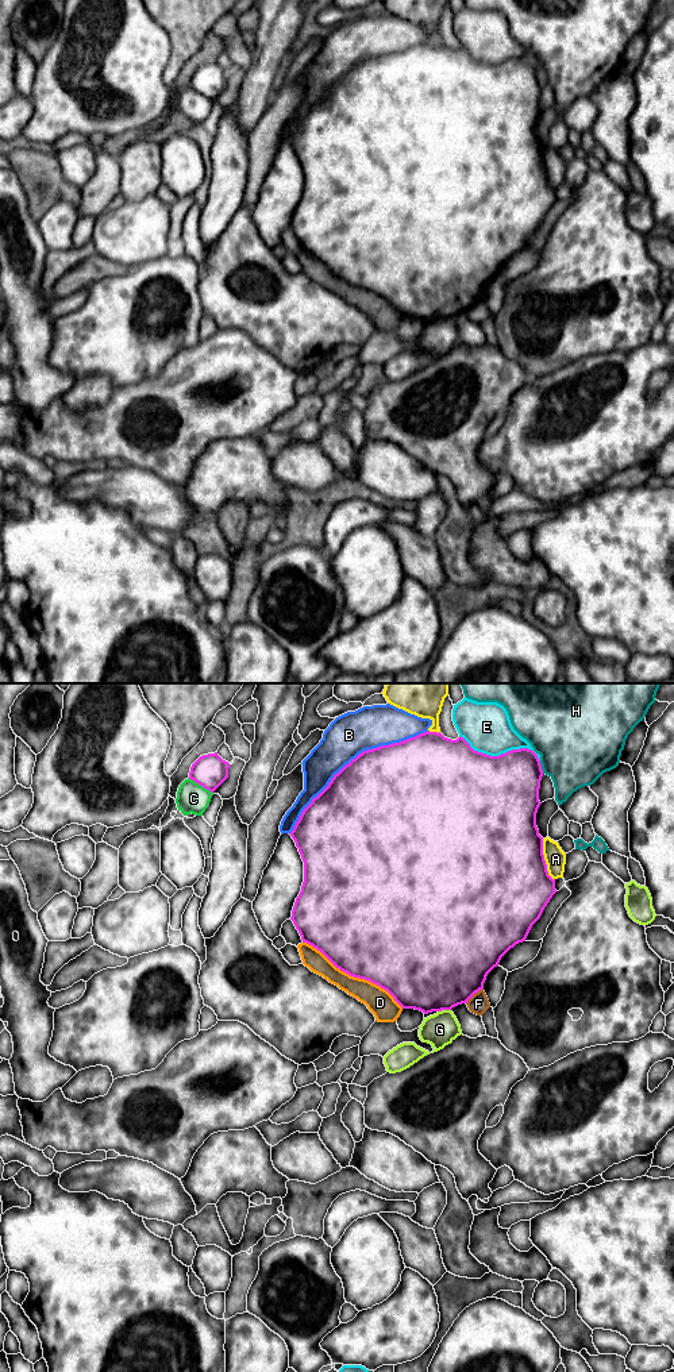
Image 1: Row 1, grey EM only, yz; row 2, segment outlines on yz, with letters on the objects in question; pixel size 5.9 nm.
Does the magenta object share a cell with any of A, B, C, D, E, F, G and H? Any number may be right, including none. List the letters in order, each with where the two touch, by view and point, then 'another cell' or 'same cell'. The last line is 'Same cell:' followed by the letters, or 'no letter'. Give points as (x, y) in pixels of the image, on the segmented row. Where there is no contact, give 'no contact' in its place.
A: contact yz (543, 859); another cell
B: contact yz (353, 759); another cell
C: contact yz (200, 785); another cell
D: contact yz (353, 975); another cell
E: contact yz (501, 754); another cell
F: contact yz (473, 994); another cell
G: contact yz (443, 1009); another cell
H: contact yz (540, 767); another cell
Same cell: no letter

